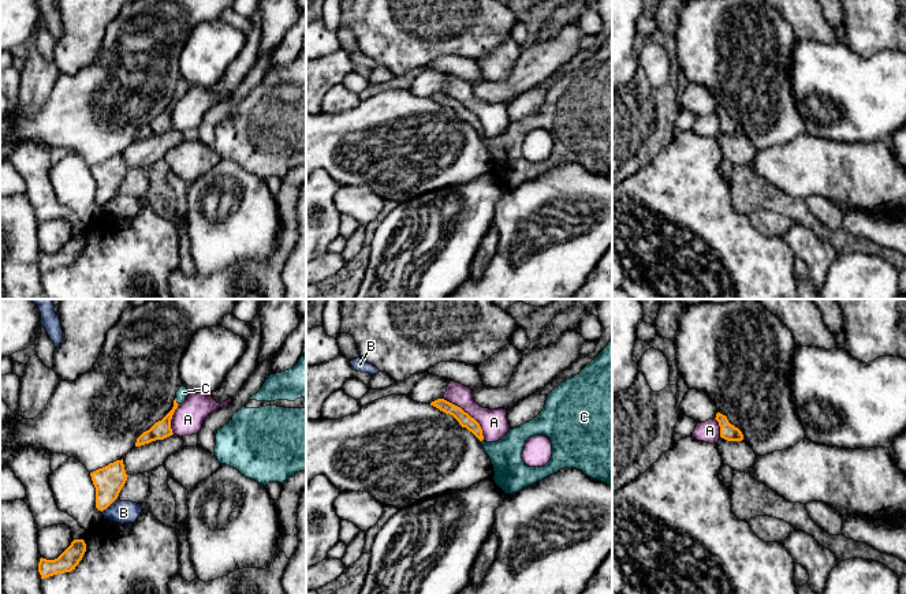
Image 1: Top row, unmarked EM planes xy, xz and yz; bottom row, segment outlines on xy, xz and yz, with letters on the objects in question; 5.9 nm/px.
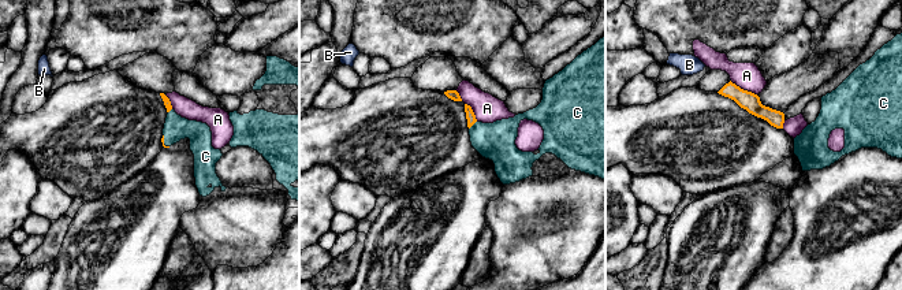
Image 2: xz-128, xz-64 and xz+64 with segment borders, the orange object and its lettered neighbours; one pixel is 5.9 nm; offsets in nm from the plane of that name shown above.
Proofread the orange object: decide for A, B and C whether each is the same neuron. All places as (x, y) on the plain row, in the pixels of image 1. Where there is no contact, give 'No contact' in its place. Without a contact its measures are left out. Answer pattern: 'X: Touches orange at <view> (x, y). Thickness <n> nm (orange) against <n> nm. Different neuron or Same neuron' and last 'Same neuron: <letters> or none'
A: Touches orange at xz (468, 108). Thickness 80 nm (orange) against 160 nm. Different neuron
B: Touches orange at xy (108, 200). Thickness 180 nm (orange) against 140 nm. Different neuron
C: Touches orange at xy (175, 96). Thickness 110 nm (orange) against 70 nm. Same neuron
Same neuron: C

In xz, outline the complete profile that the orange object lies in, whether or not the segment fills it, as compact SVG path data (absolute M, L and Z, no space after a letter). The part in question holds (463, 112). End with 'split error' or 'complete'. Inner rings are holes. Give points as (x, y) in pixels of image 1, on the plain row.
M437 93L432 96L430 100L439 102L445 108L452 109L462 122L466 122L469 126L471 126L480 135L484 134L480 117L474 112L471 112L467 107L465 107L461 101L444 93Z; complete

